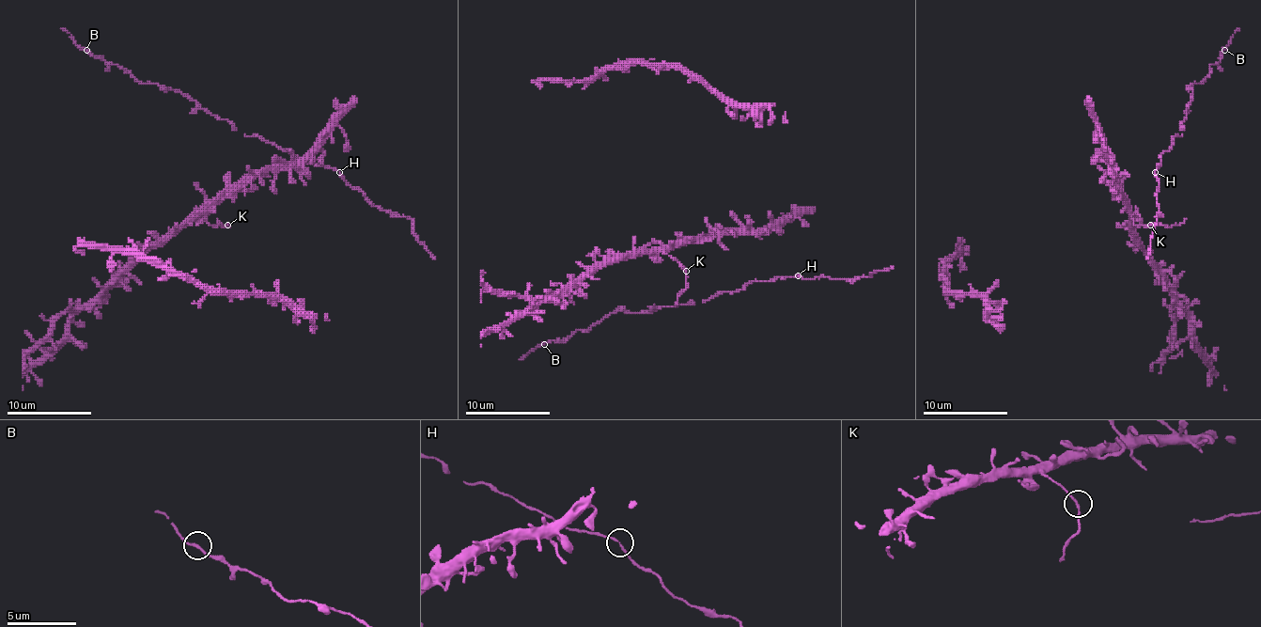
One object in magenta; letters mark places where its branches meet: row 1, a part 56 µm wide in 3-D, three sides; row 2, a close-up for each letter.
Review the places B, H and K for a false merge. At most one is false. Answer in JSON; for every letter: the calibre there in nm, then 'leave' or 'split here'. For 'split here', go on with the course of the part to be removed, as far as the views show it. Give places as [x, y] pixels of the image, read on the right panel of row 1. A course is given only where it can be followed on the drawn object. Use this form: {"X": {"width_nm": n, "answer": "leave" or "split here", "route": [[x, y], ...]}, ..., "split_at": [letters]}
{"B": {"width_nm": 170, "answer": "leave"}, "H": {"width_nm": 130, "answer": "leave"}, "K": {"width_nm": 160, "answer": "leave"}, "split_at": []}

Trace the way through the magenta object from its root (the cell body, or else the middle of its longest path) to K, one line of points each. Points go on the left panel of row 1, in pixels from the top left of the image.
K: (289, 179), (287, 170), (256, 170), (247, 174), (207, 214), (207, 221), (210, 225), (227, 225)

